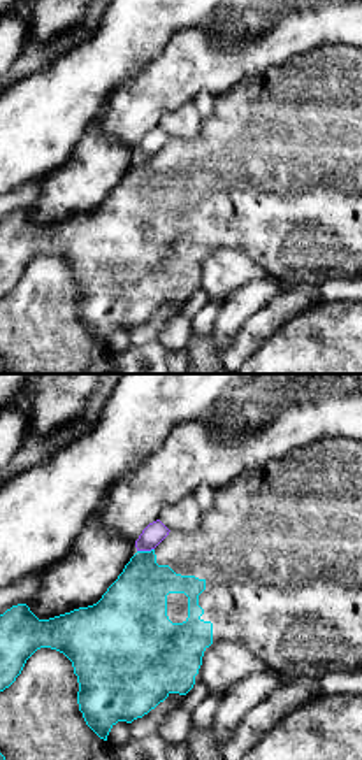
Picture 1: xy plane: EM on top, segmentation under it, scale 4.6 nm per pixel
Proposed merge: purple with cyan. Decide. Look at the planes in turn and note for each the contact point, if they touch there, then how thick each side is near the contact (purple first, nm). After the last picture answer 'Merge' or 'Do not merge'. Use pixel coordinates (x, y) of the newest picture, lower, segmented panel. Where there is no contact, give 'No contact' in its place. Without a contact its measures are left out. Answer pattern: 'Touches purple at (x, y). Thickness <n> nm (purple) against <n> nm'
Touches purple at (144, 550). Thickness 100 nm (purple) against 280 nm

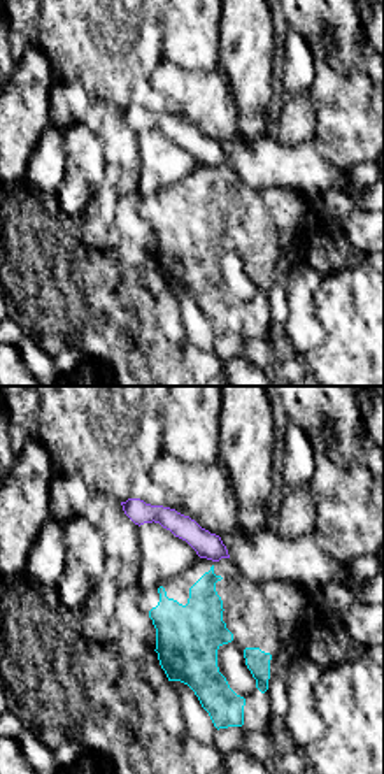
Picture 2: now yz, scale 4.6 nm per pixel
No contact

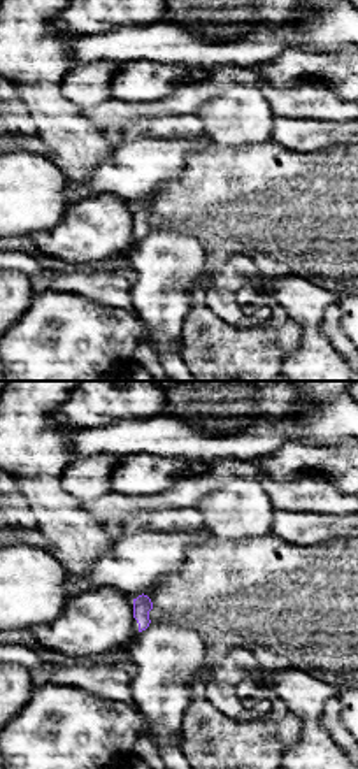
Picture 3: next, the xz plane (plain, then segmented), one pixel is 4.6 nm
No contact

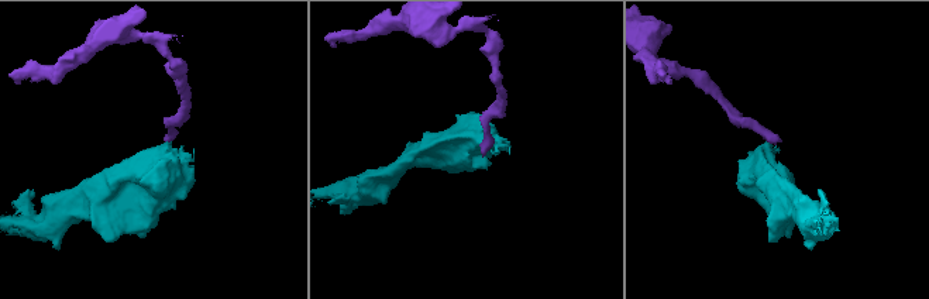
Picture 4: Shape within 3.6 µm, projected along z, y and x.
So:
Do not merge

